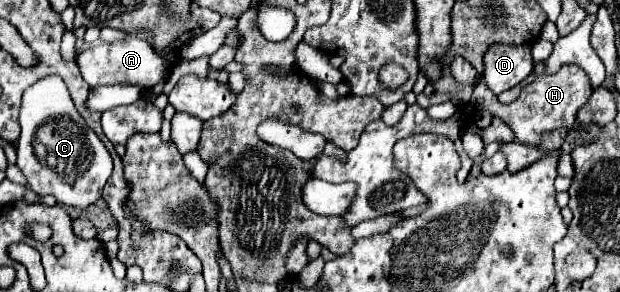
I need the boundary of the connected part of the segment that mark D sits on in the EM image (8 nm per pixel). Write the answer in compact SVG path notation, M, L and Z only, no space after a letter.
M492 44L484 54L484 84L494 94L500 94L526 80L534 70L530 48L530 44Z

